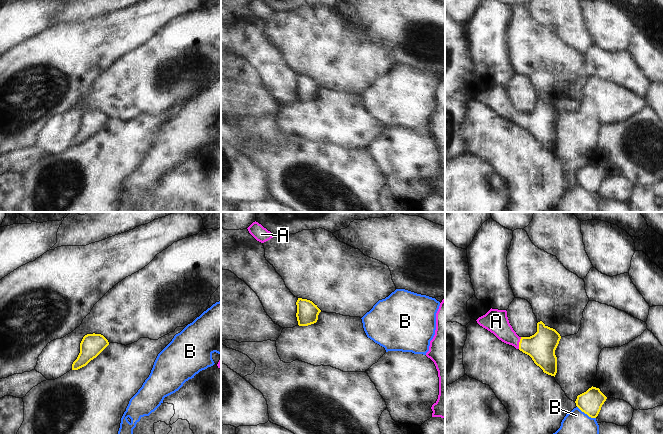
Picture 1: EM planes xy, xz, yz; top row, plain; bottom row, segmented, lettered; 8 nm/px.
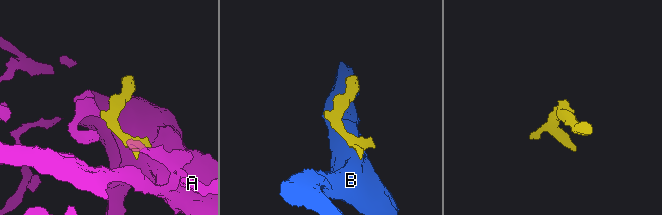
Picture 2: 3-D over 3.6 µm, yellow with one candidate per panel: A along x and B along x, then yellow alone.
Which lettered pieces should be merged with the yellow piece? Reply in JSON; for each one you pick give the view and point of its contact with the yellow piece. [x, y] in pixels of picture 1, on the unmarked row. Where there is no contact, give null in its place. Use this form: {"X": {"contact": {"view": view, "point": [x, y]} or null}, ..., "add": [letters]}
{"A": {"contact": {"view": "yz", "point": [519, 119]}}, "add": ["A"]}

